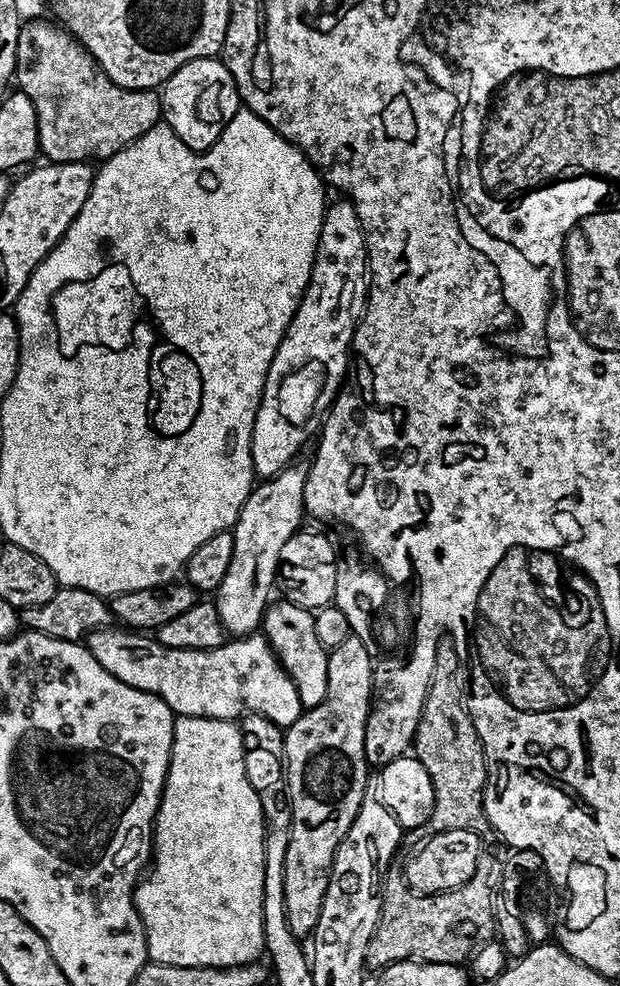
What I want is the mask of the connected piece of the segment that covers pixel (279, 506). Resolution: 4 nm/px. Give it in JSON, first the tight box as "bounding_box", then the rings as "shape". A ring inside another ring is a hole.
{"bounding_box":[214,463,308,637],"shape":[[[300,463],[287,464],[278,474],[261,479],[246,498],[236,519],[236,527],[231,529],[234,554],[226,578],[222,578],[222,586],[214,594],[218,618],[222,618],[222,626],[229,637],[251,636],[261,627],[285,548],[301,527],[300,516],[305,515],[304,483],[308,477],[308,464]]]}

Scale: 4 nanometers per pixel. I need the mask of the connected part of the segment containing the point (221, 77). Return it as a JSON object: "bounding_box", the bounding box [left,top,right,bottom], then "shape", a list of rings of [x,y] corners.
{"bounding_box":[160,56,241,152],"shape":[[[216,56],[184,63],[160,88],[163,123],[168,124],[179,140],[195,152],[204,152],[217,141],[241,104],[236,79],[223,59]]]}

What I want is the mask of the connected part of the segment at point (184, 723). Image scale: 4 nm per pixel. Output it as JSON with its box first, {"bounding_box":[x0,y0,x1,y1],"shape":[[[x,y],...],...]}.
{"bounding_box":[136,716,265,968],"shape":[[[176,716],[176,725],[172,731],[172,739],[174,747],[172,750],[172,760],[168,763],[168,776],[164,780],[165,792],[160,796],[160,809],[156,812],[156,823],[154,825],[154,851],[151,858],[150,867],[147,869],[146,875],[137,883],[136,886],[136,909],[140,915],[140,921],[144,927],[145,944],[148,947],[148,958],[153,964],[169,964],[170,966],[218,966],[225,968],[226,966],[234,966],[235,964],[245,963],[246,958],[256,958],[265,951],[263,940],[262,926],[262,870],[264,869],[264,815],[262,814],[262,802],[260,795],[254,790],[254,786],[250,786],[250,782],[246,778],[246,766],[244,765],[244,743],[240,737],[239,727],[233,721],[221,720],[219,722],[206,722],[203,716]]]}

